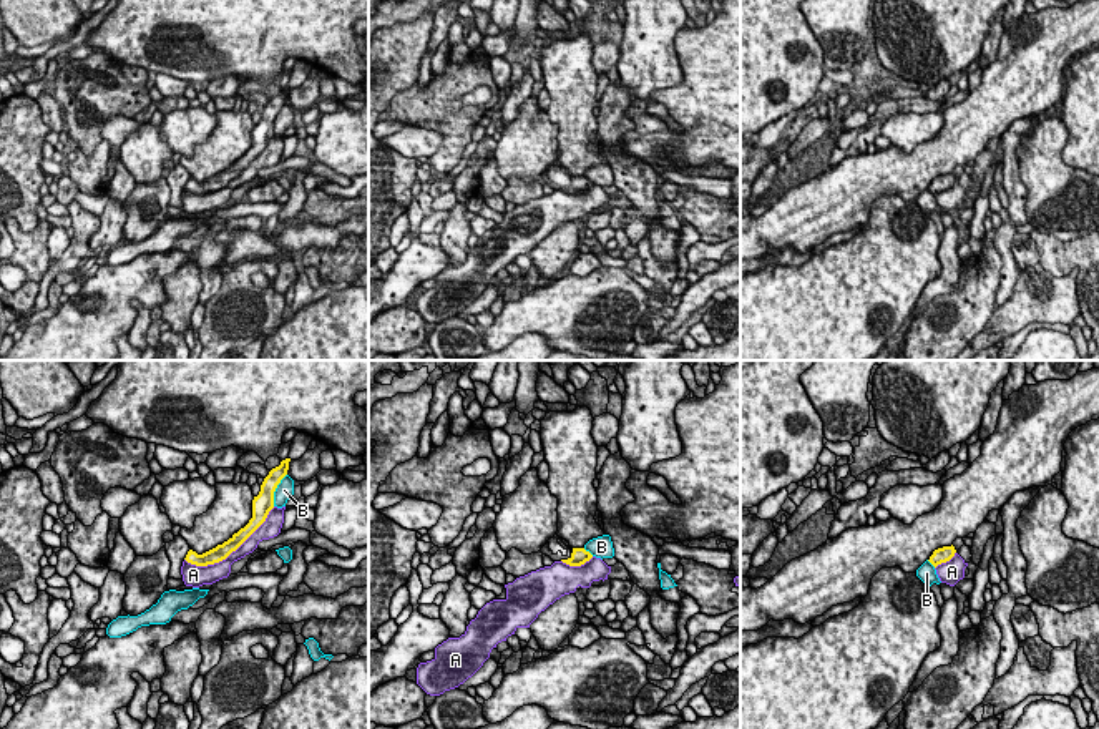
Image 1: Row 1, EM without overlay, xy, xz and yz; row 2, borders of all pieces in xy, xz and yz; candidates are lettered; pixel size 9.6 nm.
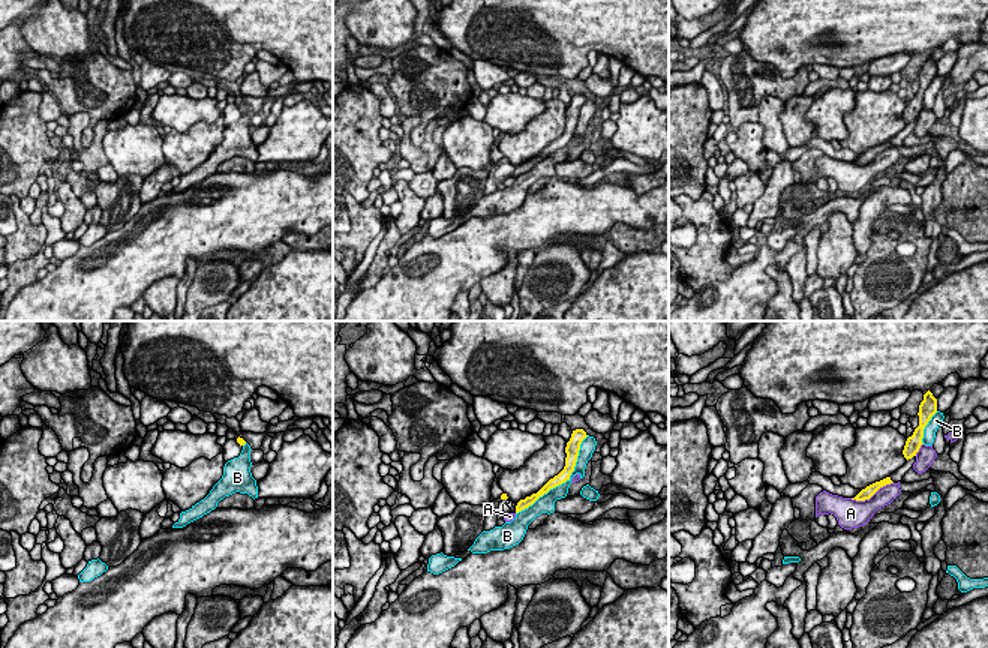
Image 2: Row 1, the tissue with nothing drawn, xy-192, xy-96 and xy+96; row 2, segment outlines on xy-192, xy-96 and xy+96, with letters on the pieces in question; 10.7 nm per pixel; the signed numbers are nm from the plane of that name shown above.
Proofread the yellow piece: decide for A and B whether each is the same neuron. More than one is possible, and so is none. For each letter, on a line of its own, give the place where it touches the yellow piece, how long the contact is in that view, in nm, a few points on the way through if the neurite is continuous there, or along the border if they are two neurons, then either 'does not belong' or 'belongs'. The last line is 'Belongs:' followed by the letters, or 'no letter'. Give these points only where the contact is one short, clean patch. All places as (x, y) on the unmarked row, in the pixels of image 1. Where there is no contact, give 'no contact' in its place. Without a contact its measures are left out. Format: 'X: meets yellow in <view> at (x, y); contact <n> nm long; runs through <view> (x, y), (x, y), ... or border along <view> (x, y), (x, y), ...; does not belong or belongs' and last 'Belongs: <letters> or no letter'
A: meets yellow in xy at (231, 180); contact 1000 nm long; does not belong
B: meets yellow in xy at (274, 118); contact 340 nm long; does not belong
Belongs: no letter

